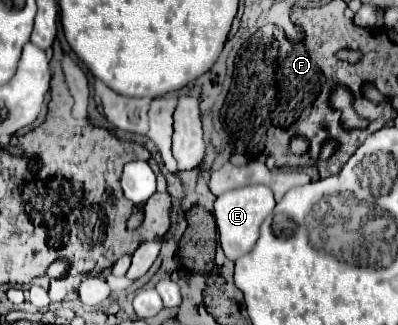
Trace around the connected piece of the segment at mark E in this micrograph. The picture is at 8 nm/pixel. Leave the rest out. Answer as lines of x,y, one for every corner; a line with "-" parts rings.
256,184
256,186
242,186
230,192
224,192
216,198
214,202
214,218
216,218
216,230
218,230
218,240
224,250
224,254
230,260
240,258
242,254
250,252
254,248
258,234
260,234
260,224
262,220
274,210
274,194
268,186

